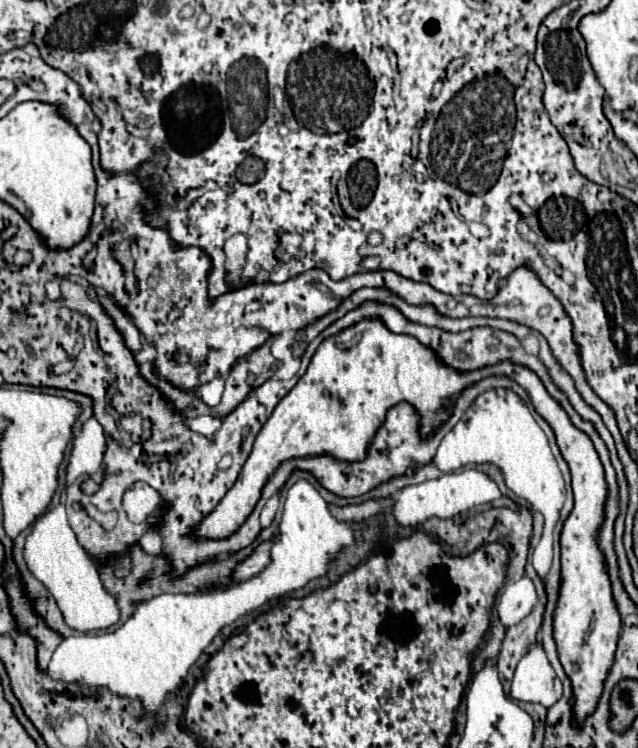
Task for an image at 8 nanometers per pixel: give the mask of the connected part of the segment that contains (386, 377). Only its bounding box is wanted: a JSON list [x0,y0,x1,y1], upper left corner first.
[193,319,451,539]

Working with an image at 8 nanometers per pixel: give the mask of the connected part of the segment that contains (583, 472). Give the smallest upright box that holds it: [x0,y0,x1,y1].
[489,363,621,727]

